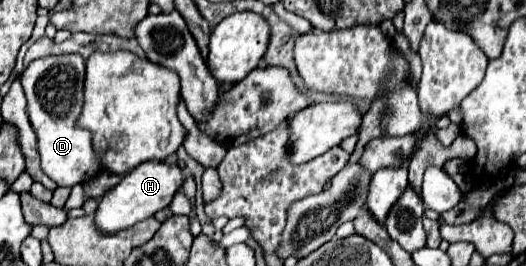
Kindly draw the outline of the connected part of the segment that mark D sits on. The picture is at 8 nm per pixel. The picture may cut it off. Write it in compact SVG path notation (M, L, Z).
M80 54L46 56L30 62L20 78L28 100L28 118L38 138L42 170L58 186L86 184L102 170L90 140L92 134L76 124L84 106L84 68Z

